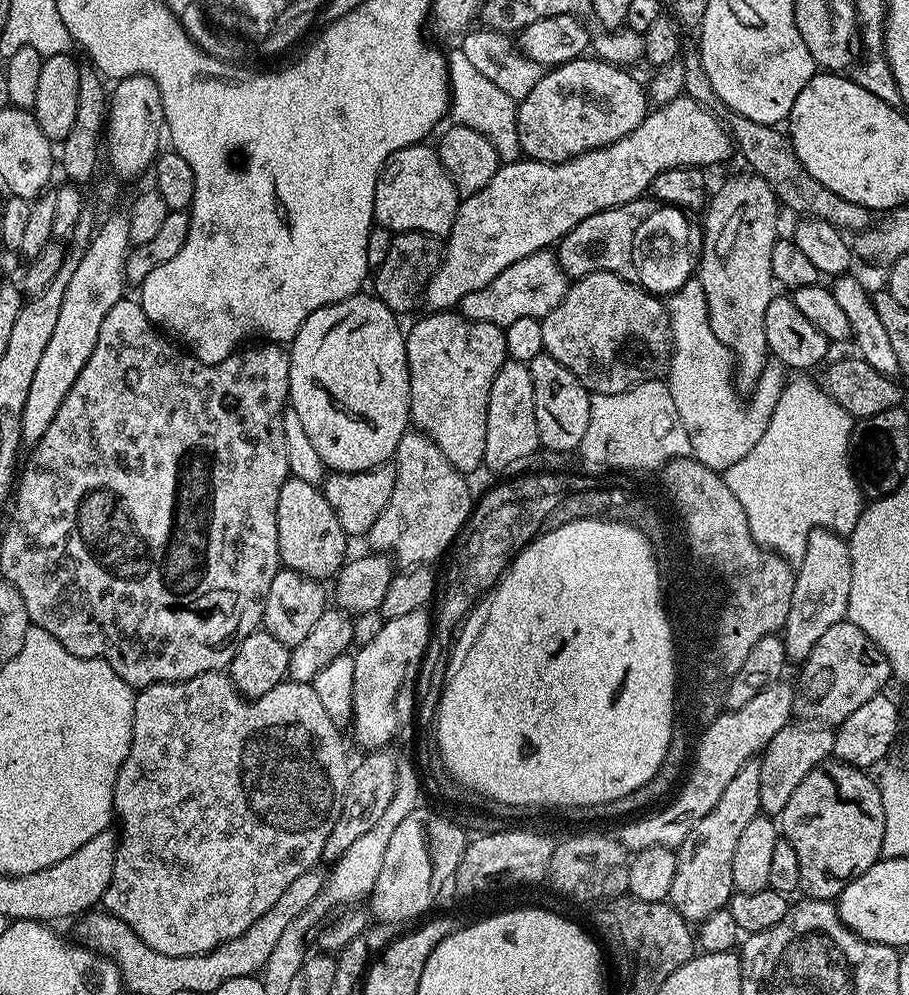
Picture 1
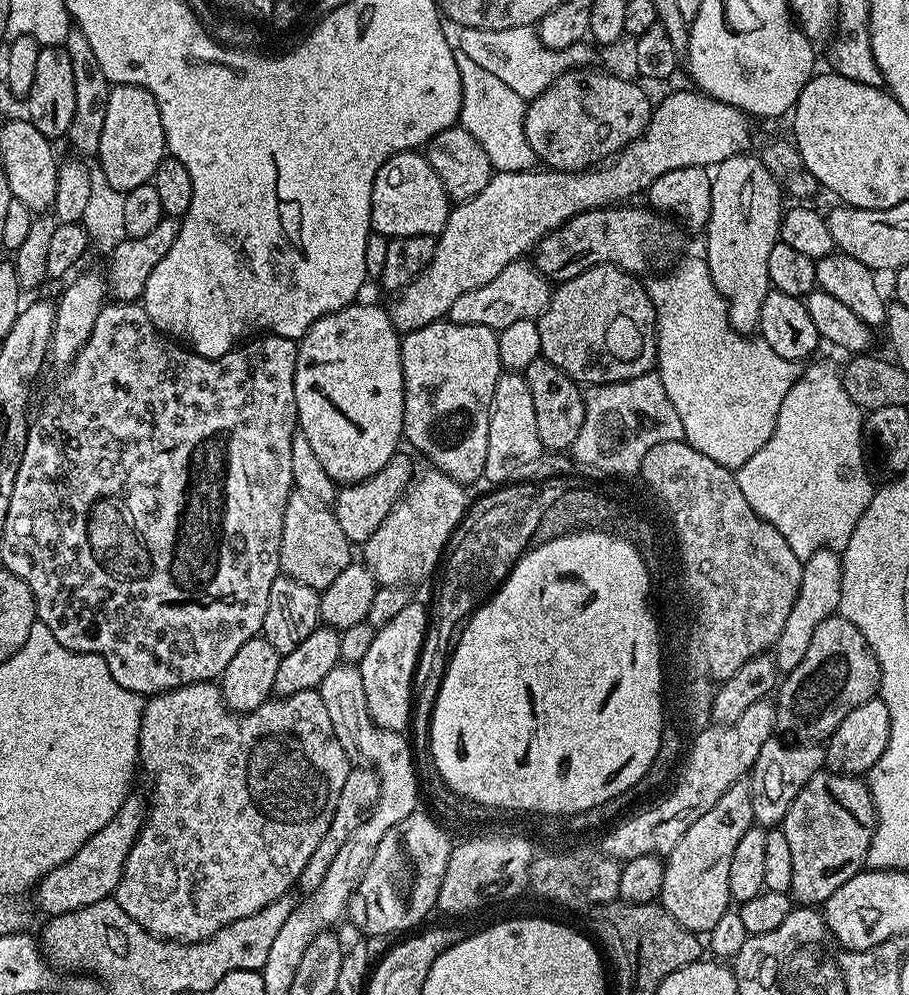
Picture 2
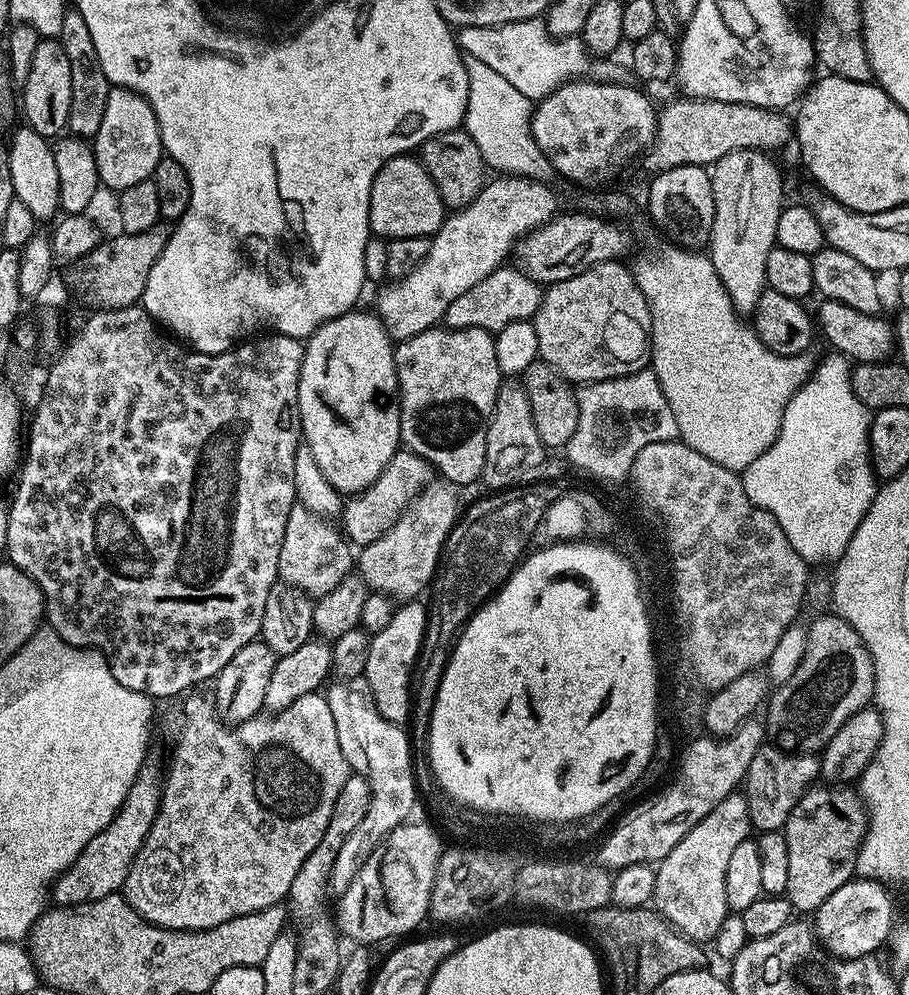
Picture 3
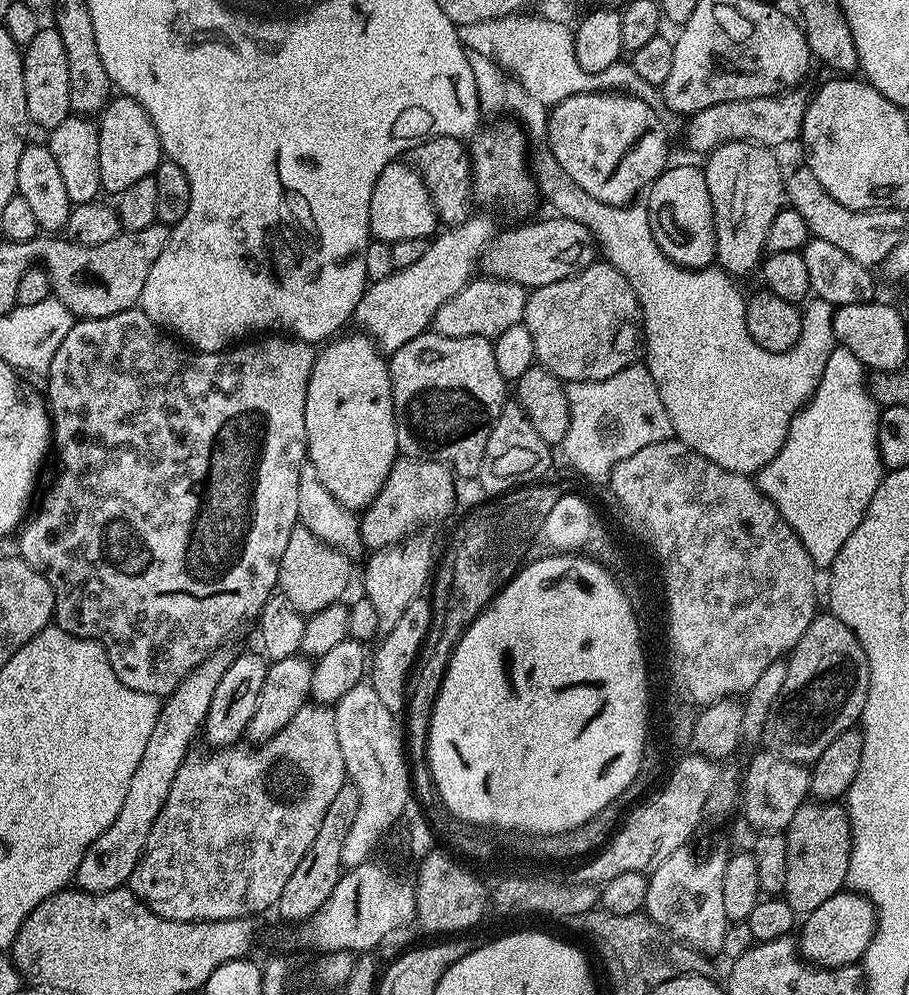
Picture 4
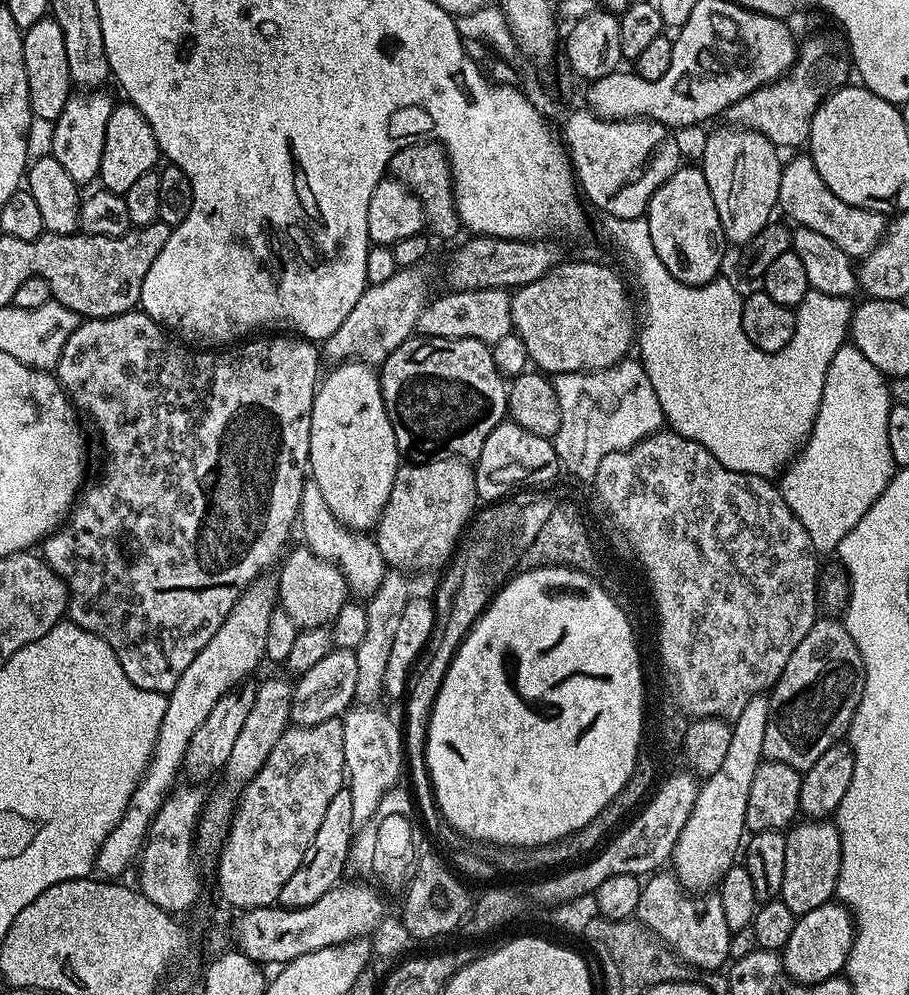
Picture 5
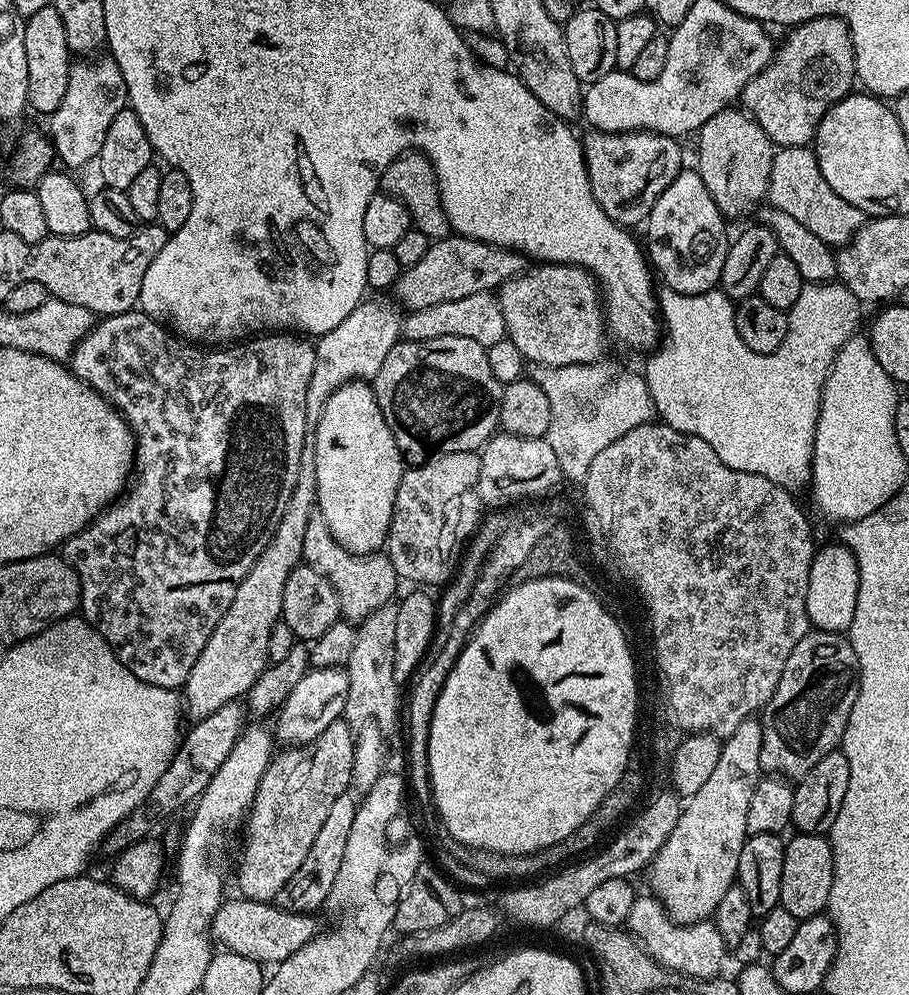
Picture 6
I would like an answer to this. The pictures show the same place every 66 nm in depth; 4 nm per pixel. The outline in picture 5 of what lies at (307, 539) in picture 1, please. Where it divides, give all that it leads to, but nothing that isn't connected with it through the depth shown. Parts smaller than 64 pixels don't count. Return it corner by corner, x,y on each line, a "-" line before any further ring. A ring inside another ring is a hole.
307,546
299,547
292,553
289,551
279,565
278,604
282,611
294,618
297,629
323,628
331,625
342,606
349,603
350,589
346,578
333,561
323,560

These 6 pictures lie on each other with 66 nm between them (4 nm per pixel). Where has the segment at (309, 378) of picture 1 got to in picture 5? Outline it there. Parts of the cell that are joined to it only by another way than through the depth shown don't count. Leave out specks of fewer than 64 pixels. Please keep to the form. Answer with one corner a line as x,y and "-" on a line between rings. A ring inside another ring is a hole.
340,362
333,368
336,369
317,383
316,397
312,403
308,455
310,479
316,483
318,490
322,490
330,510
334,510
334,514
343,524
355,532
368,532
375,529
390,498
390,490
394,486
402,457
398,442
394,438
394,426
390,422
386,402
382,398
377,369
363,362

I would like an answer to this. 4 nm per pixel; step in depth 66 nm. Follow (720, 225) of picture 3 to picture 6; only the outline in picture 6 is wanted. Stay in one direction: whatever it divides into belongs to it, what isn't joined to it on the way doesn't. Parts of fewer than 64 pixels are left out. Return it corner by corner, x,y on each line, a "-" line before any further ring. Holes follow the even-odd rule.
736,106
723,108
721,112
714,114
714,118
710,118
710,122
700,127
698,139
700,141
696,144
695,171
699,172
702,182
706,182
706,190
710,190
718,210
725,218
744,216
759,200
763,201
767,197
774,145
752,116

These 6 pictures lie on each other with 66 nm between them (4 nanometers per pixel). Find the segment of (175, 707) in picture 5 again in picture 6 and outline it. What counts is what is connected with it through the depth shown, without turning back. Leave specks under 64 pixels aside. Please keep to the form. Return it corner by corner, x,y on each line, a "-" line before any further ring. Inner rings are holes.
308,442
302,450
298,482
294,482
294,490
282,514
282,522
278,522
278,530
274,530
266,550
262,550
250,574
242,578
234,594
234,602
230,602
230,610
226,610
226,614
222,614
222,622
214,626
214,634
210,634
202,654
198,654
198,662
194,662
186,678
182,689
182,704
187,715
188,712
192,715
193,721
214,714
214,710
218,710
218,706
222,706
227,700
247,697
250,686
254,686
256,679
268,667
270,630
274,630
274,626
282,620
282,590
286,590
286,578
290,578
290,574
304,558
302,537
317,509
317,486
316,446
315,443

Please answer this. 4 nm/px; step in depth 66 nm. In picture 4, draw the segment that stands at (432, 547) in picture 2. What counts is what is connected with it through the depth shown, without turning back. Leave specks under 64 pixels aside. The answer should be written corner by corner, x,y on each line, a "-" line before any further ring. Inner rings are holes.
412,534
387,548
377,548
371,553
368,565
364,568
364,592
374,610
378,613
378,626
381,633
394,630
394,622
402,618
402,613
410,602
421,599
428,575
432,572
432,544
424,534

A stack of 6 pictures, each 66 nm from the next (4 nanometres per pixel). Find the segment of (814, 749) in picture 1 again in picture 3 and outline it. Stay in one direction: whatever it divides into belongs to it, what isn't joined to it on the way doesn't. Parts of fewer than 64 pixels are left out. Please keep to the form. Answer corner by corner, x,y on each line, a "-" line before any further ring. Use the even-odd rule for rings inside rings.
761,746
754,754
750,762
750,770
744,775
742,794
748,803
750,810
750,822
757,833
778,832
783,829
784,824
790,818
794,806
805,796
808,789
817,783
820,776
820,762
815,755
797,754
794,752
783,752
775,746

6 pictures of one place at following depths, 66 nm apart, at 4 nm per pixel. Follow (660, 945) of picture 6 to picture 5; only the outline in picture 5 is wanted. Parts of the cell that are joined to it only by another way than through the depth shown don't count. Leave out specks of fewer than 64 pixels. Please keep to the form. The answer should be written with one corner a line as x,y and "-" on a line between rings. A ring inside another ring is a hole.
657,871
641,883
635,919
657,940
667,944
676,955
686,963
693,964
698,970
715,972
729,963
728,951
732,931
726,926
726,918
722,915
719,895
690,895
689,889
685,888
671,871

